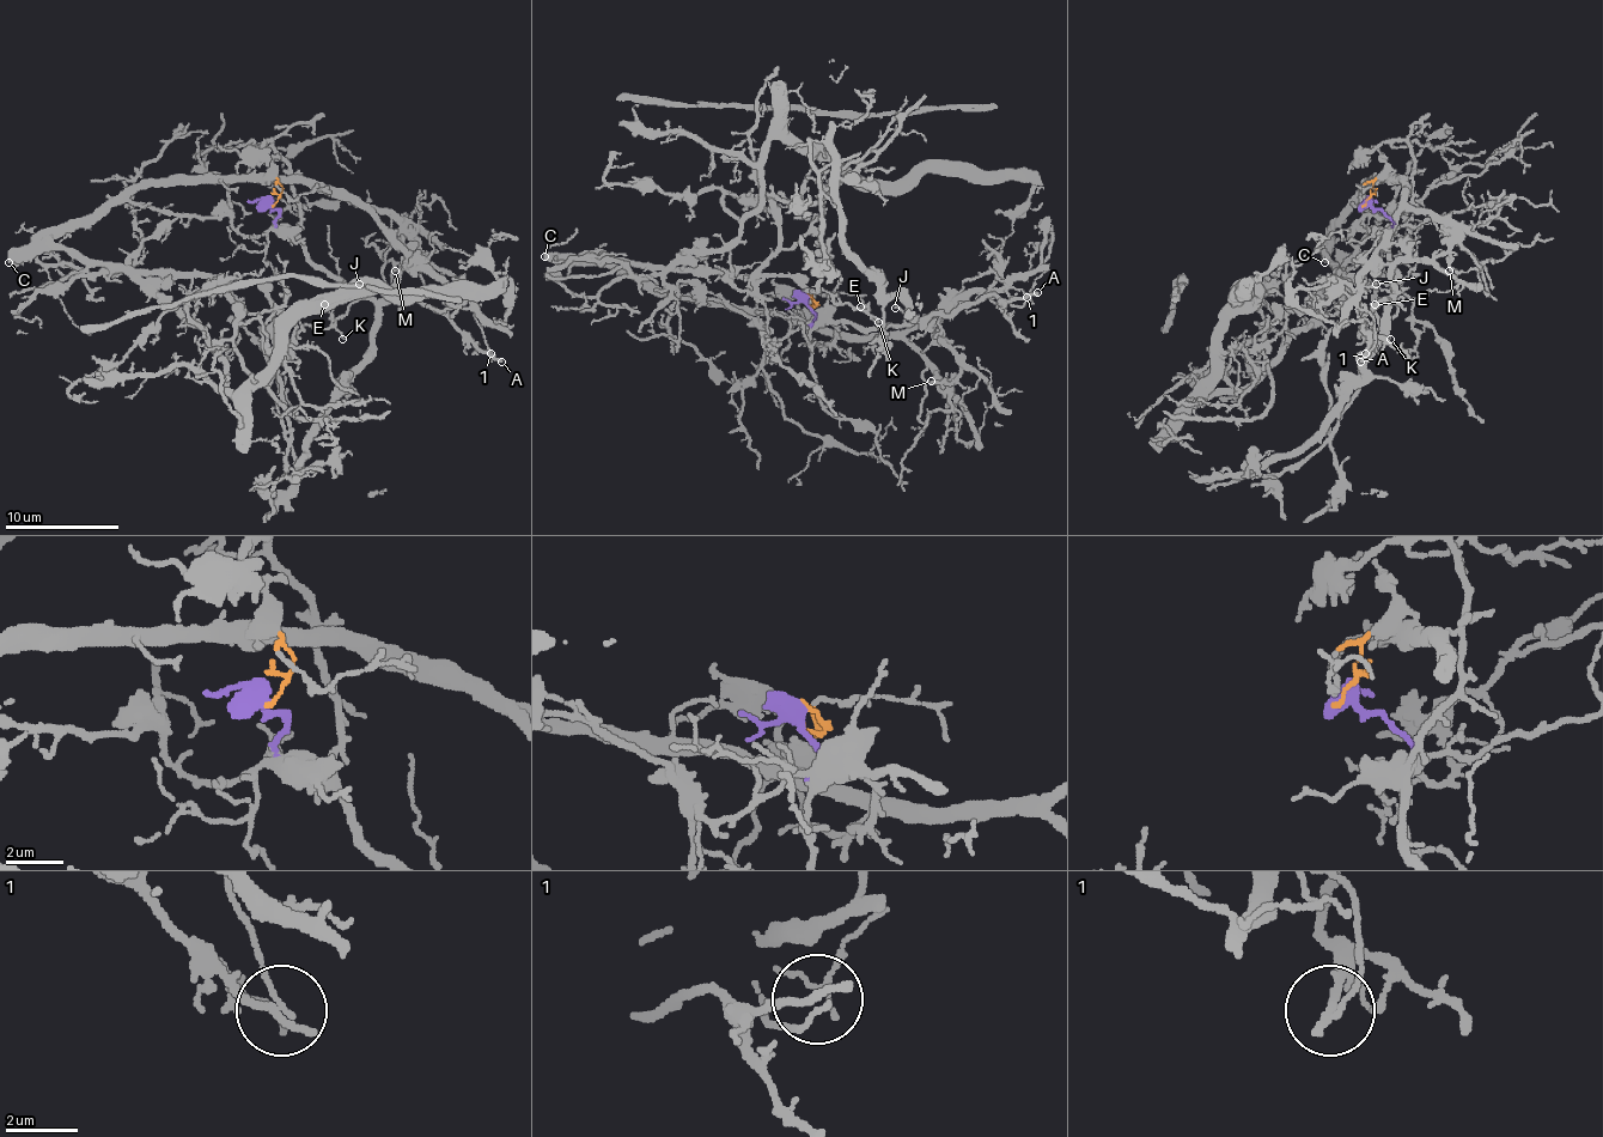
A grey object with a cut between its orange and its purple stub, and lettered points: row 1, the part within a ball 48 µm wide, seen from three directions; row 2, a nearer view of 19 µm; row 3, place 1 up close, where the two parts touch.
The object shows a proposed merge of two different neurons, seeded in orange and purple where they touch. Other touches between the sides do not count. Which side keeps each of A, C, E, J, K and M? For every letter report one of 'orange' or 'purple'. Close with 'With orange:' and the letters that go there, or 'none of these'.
A: purple
C: orange
E: purple
J: purple
K: purple
M: purple
With orange: C

